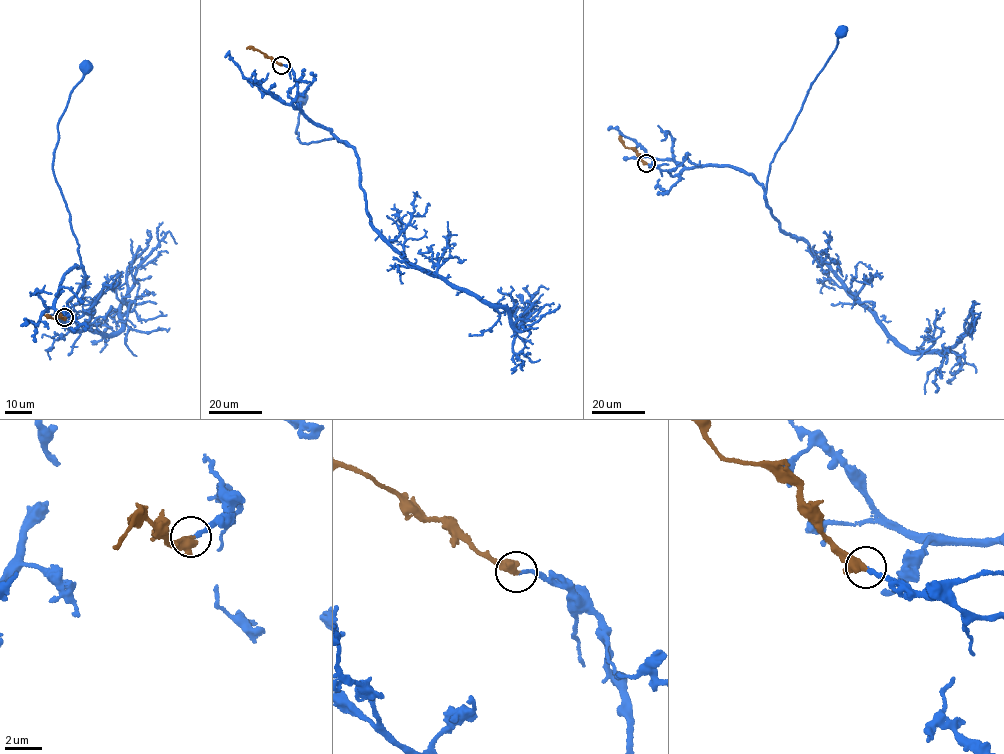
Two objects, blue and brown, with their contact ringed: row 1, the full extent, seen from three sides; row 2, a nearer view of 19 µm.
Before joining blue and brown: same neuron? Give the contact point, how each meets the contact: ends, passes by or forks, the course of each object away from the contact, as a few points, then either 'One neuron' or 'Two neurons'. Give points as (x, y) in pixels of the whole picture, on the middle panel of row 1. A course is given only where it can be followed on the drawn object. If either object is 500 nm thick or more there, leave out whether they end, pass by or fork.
Place: (281, 65). At the ring blue ends. At the ring brown passes by. Course of blue: (281, 64), (292, 72), (298, 87), (293, 107), (350, 145), (334, 137), (300, 142), (295, 131), (301, 98). Course of brown: (281, 64), (257, 50), (246, 49). One neuron

